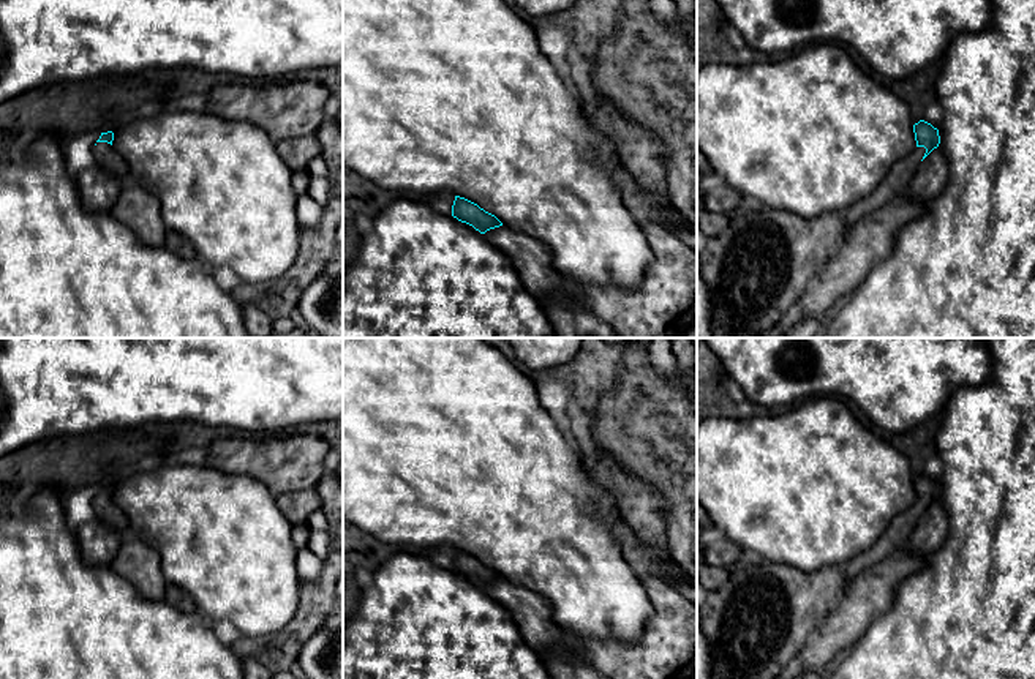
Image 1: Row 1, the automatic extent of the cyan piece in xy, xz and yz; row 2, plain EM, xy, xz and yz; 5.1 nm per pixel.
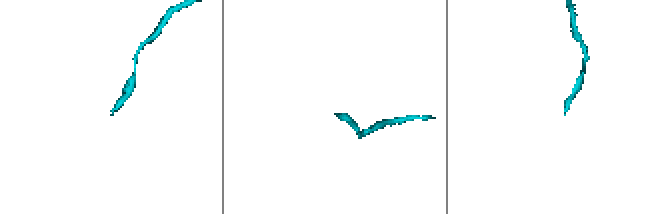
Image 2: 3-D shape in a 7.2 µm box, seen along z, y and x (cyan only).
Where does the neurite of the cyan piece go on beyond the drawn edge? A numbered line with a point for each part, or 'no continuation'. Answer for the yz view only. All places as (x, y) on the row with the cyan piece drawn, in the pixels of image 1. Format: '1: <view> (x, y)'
1: yz (898, 179)

